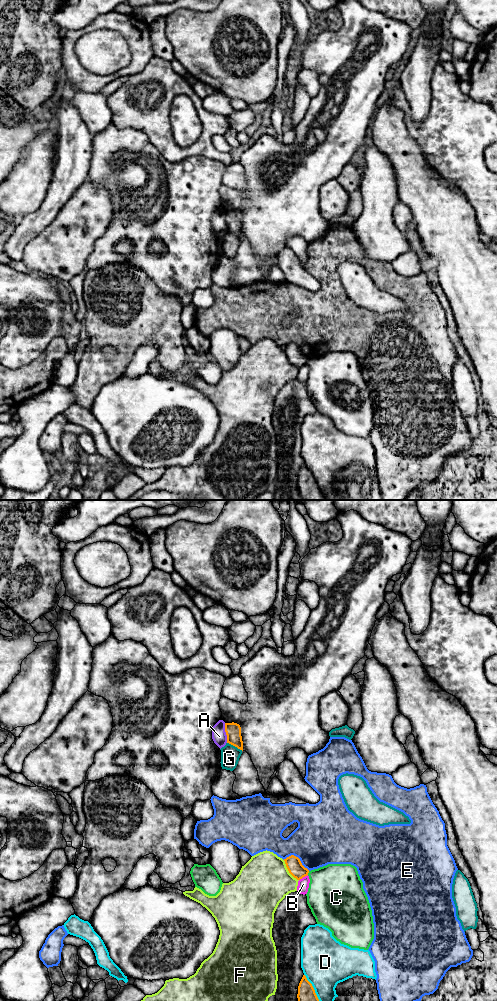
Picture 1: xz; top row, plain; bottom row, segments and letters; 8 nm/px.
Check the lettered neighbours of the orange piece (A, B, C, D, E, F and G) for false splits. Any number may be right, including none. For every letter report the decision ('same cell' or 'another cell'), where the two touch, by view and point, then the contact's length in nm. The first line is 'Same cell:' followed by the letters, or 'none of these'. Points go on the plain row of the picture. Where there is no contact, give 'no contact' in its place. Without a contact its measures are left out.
Same cell: none of these
A: another cell | xz (226, 221) | 160 nm
B: another cell | xz (303, 364) | 90 nm
C: another cell | xz (308, 360) | 40 nm
D: another cell | xz (315, 481) | 340 nm
E: another cell | xz (297, 345) | 240 nm
F: another cell | xz (288, 358) | 200 nm
G: another cell | xz (235, 234) | 140 nm

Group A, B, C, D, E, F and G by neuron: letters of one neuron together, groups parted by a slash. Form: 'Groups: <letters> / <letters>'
Groups: A / B / C / D / E / F / G

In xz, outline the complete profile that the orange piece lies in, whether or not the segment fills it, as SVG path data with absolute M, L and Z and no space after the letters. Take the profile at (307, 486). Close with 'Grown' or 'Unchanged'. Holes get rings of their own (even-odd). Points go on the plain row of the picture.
M303 463L297 482L302 500L325 500L325 495L319 489L312 472Z. Unchanged

